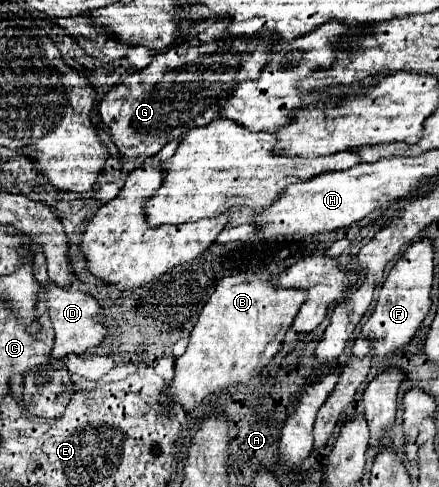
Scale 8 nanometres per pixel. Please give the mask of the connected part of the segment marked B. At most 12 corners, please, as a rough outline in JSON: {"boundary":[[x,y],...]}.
{"boundary":[[222,278],[160,398],[192,412],[256,378],[306,292]]}

